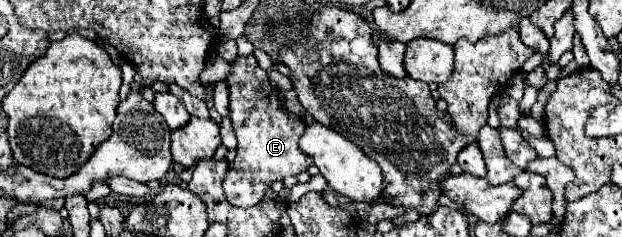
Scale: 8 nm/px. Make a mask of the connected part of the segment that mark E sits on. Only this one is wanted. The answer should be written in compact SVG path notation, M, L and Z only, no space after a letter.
M254 54L240 56L232 62L228 84L230 120L238 138L238 156L228 164L222 188L232 206L248 208L264 198L272 182L284 180L286 176L298 176L300 172L308 170L312 156L306 156L298 146L298 140L306 130L306 122L282 106L280 92L272 86L268 74L258 66Z

